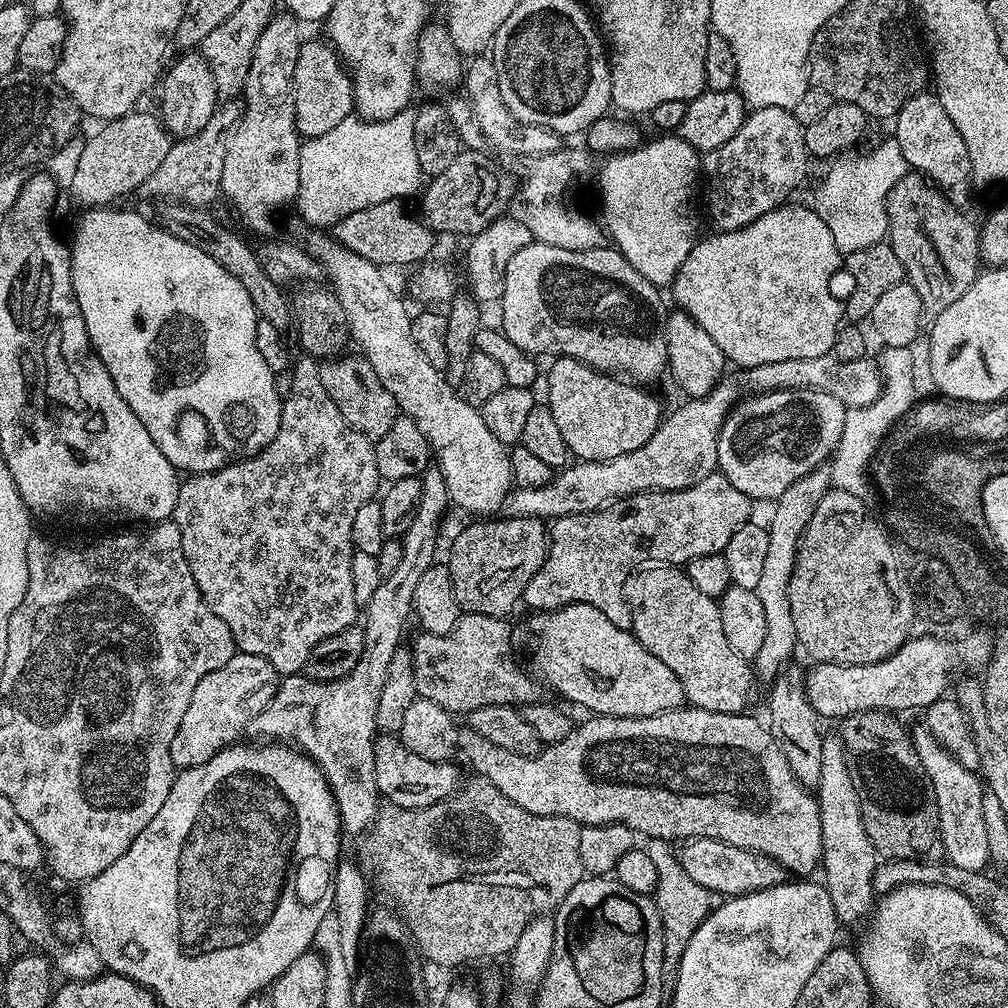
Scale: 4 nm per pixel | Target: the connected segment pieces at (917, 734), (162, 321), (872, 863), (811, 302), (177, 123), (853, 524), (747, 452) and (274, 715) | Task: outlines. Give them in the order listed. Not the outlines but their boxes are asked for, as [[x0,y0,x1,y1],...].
[[911,726,989,872],[70,206,282,474],[814,735,878,925],[670,202,845,369],[158,50,218,140],[788,487,918,664],[716,388,845,502],[247,466,450,837]]

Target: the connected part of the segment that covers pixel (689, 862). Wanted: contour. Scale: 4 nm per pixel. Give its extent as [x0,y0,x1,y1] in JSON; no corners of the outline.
[678,836,786,898]

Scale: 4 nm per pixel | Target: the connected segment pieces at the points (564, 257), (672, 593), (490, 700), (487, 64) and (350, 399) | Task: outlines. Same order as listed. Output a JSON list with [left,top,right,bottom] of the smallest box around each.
[[498,242,668,386],[624,566,754,713],[410,612,541,714],[462,54,562,158],[320,354,398,441]]

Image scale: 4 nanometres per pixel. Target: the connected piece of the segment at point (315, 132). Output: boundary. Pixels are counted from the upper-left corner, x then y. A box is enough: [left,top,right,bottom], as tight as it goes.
[296,39,355,138]

